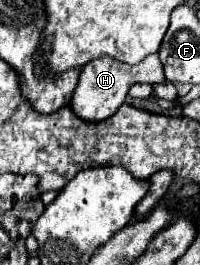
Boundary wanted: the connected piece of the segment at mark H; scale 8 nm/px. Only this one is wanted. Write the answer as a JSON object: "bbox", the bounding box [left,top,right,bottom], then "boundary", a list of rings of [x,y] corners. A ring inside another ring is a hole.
{"bbox":[71,54,165,120],"boundary":[[[151,54],[137,66],[129,66],[125,62],[117,62],[113,58],[97,58],[93,62],[87,62],[79,74],[77,88],[71,98],[71,108],[73,112],[83,118],[83,120],[105,120],[117,112],[117,108],[125,102],[125,96],[129,88],[137,82],[149,82],[149,84],[161,84],[165,82],[163,66],[157,54]]]}

